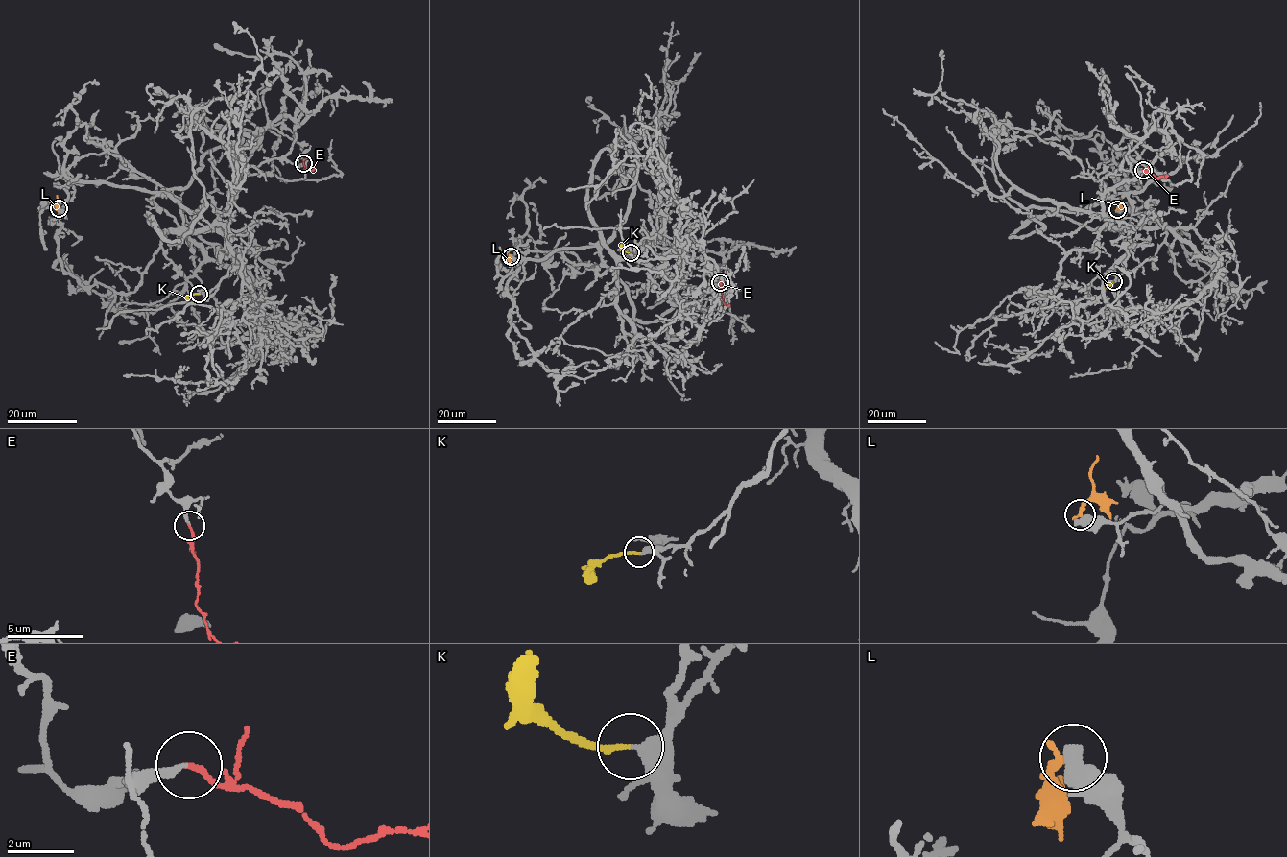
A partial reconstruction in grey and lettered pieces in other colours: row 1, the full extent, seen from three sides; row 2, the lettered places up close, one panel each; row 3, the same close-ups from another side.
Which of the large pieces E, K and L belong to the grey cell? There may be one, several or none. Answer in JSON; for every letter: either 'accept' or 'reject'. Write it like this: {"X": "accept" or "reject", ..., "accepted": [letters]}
{"E": "accept", "K": "accept", "L": "reject", "accepted": ["E", "K"]}

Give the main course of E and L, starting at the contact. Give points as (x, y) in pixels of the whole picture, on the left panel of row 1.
E: (303, 162), (305, 172), (315, 168)
L: (58, 209), (57, 195)

